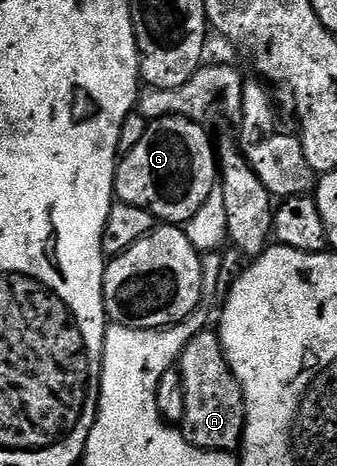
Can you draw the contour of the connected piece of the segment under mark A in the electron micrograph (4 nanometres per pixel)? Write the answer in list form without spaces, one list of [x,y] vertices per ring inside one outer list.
[[[217,332],[198,333],[187,343],[180,372],[184,383],[182,433],[198,449],[237,450],[242,444],[242,432],[246,426],[246,404],[240,383],[228,367]]]

